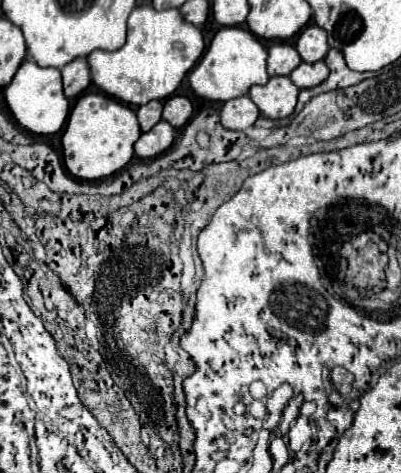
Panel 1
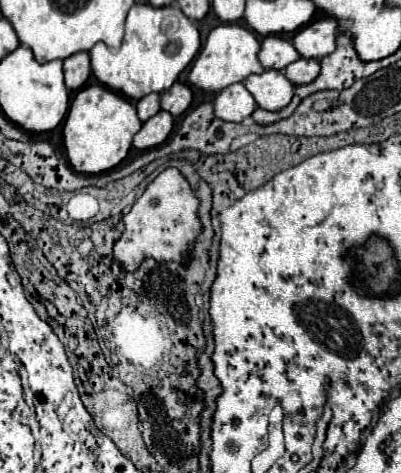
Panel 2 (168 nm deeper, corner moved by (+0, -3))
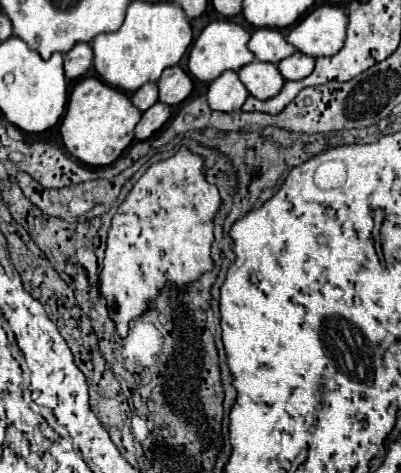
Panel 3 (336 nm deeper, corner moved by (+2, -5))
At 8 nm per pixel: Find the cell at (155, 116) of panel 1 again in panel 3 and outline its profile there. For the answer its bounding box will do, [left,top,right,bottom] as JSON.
[133,84,157,112]

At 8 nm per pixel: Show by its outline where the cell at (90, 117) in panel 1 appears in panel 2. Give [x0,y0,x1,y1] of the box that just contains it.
[63,84,141,174]

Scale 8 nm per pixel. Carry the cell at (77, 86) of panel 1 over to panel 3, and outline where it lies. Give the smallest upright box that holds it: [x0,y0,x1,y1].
[65,44,93,80]

